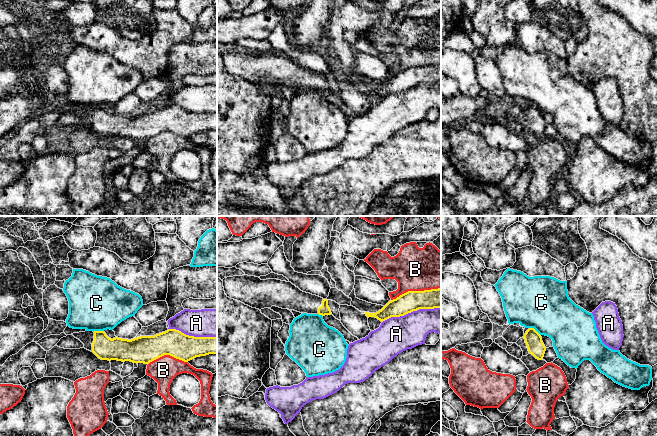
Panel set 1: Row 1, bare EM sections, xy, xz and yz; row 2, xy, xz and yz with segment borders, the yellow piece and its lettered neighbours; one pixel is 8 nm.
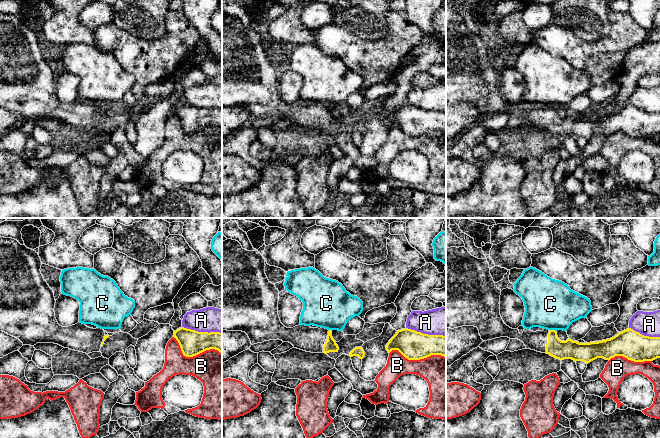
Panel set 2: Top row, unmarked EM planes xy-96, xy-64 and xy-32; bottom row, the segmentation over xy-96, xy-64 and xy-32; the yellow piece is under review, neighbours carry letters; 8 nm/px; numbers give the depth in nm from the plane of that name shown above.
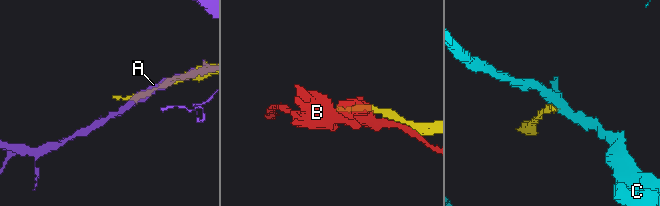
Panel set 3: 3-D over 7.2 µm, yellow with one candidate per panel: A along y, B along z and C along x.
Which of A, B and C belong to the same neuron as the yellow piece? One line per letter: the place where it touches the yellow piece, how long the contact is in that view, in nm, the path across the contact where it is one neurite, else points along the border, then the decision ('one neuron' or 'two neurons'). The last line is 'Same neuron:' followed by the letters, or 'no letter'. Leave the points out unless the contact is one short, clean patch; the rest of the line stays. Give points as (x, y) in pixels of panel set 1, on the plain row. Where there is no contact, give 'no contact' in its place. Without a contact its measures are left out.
A: meets yellow in xz at (411, 87); contact 480 nm long; two neurons
B: meets yellow in xz at (415, 67); contact 420 nm long; two neurons
C: meets yellow in yz at (535, 106); contact 120 nm long; border along yz (529, 103), (532, 103), (540, 111); two neurons
Same neuron: no letter

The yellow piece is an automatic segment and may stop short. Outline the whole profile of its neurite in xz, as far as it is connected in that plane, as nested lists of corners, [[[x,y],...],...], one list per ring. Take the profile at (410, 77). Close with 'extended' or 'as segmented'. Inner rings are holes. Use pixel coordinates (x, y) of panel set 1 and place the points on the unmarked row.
[[[441,64],[408,67],[396,75],[389,77],[376,89],[365,88],[366,92],[375,93],[381,98],[391,94],[404,92],[419,85],[441,84]]]; as segmented

